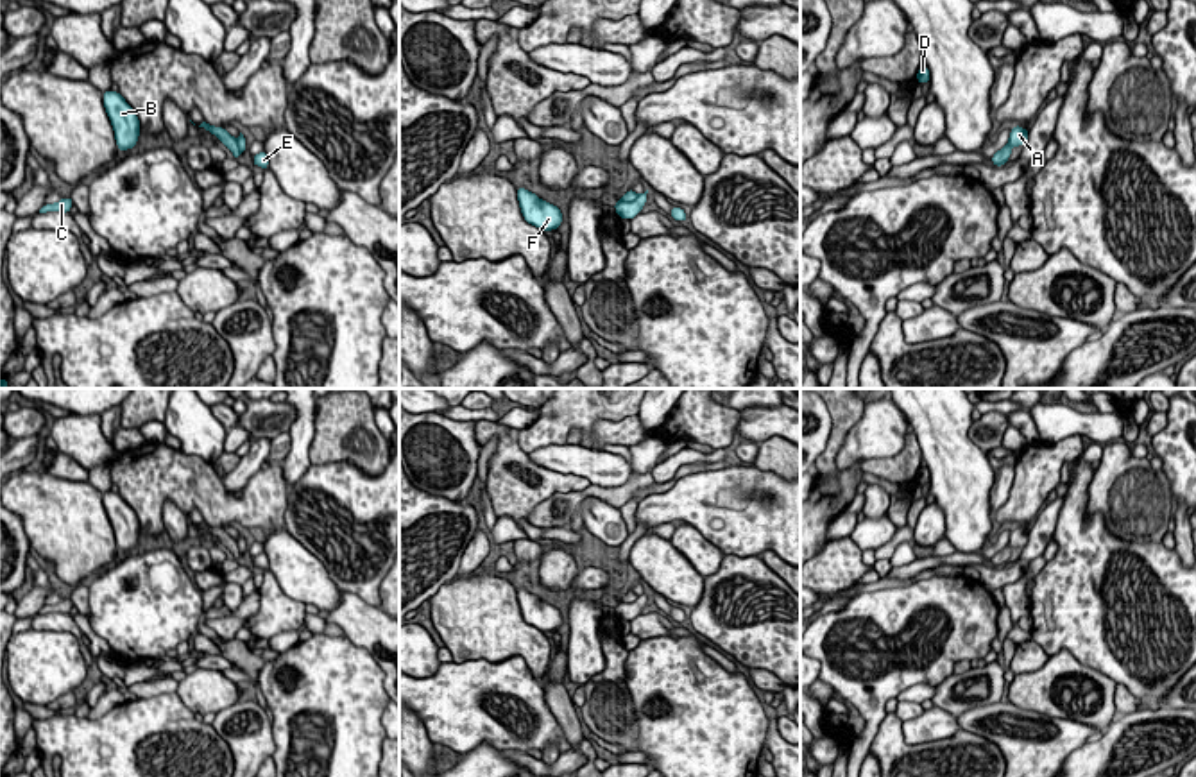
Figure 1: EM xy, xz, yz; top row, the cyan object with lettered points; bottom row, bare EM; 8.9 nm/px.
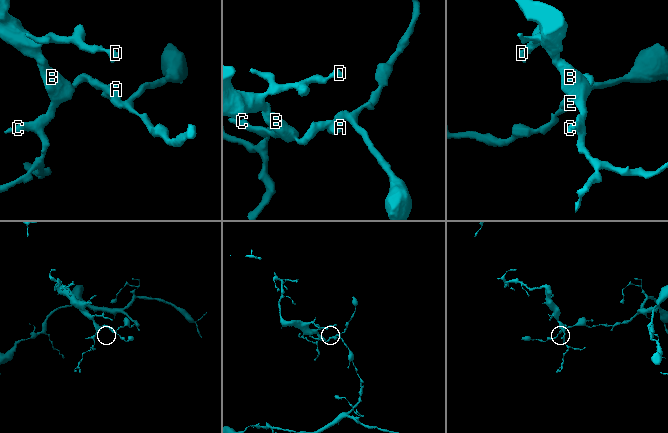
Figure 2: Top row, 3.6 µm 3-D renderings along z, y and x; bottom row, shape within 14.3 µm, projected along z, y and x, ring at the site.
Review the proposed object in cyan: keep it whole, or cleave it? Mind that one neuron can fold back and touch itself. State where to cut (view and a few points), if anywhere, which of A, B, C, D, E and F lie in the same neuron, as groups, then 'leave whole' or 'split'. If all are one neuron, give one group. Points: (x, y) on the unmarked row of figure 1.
xz (638, 597), (631, 602), (620, 602) | A E / B C D F | split

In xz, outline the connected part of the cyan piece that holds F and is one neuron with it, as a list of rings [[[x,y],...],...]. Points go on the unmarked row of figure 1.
[[[517,587],[517,602],[523,619],[541,632],[553,632],[562,625],[562,612],[526,589]]]

